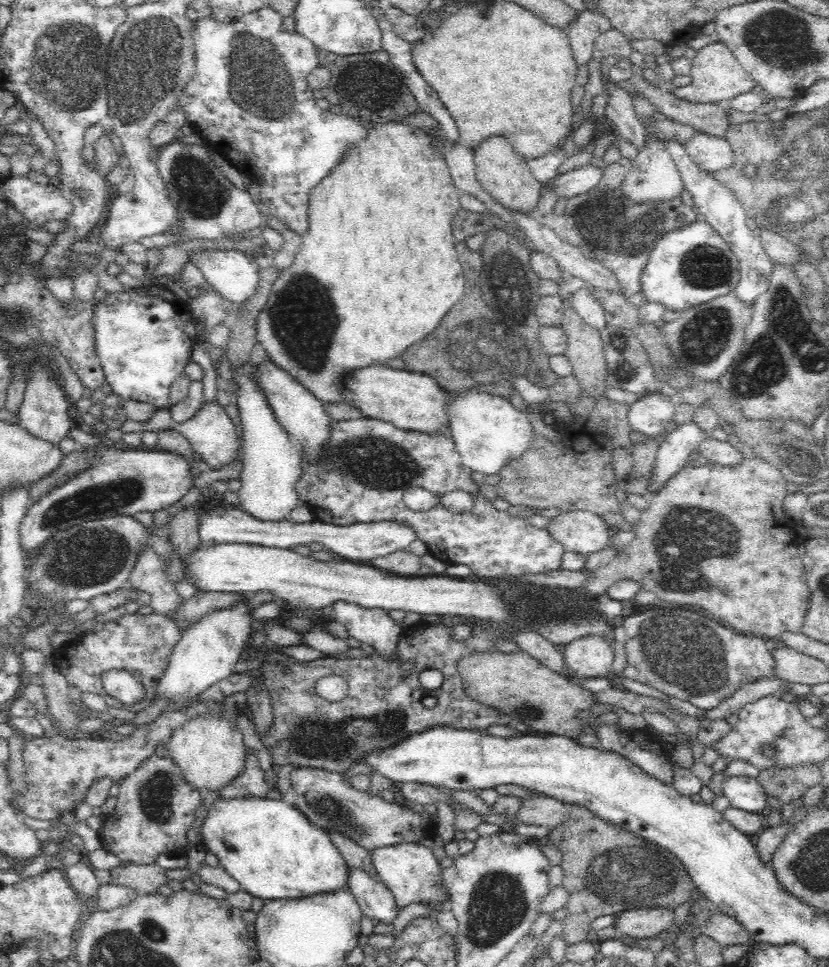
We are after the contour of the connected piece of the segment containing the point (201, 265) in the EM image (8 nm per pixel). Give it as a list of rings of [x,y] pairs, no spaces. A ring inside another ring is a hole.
[[[237,249],[190,251],[188,258],[191,258],[190,262],[204,273],[204,277],[206,277],[208,283],[229,301],[242,303],[250,300],[256,294],[256,289],[260,287],[261,268],[259,268],[257,260],[247,252]]]

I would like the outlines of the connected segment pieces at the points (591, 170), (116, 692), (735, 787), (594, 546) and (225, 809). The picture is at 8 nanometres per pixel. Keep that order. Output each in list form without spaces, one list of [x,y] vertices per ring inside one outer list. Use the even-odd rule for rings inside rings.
[[[593,161],[558,175],[554,178],[554,187],[559,198],[567,197],[570,199],[598,186],[602,176],[604,176],[604,168],[597,166]]]
[[[111,669],[102,674],[105,690],[123,704],[136,704],[144,698],[144,687],[138,678],[123,669]]]
[[[748,775],[726,776],[723,793],[732,806],[745,812],[762,812],[766,806],[766,789],[757,777]]]
[[[588,510],[562,511],[548,522],[552,538],[565,550],[581,555],[600,552],[609,546],[609,526],[598,514]]]
[[[267,795],[219,797],[208,808],[200,824],[199,844],[217,857],[220,867],[241,884],[241,889],[256,898],[268,900],[307,897],[347,887],[347,862],[322,828],[317,828],[289,798],[274,799]]]

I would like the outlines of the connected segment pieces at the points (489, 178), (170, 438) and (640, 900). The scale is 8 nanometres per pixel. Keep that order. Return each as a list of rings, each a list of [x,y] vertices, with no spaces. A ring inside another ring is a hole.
[[[491,136],[473,150],[475,171],[484,190],[499,204],[514,213],[535,213],[541,199],[543,184],[531,173],[527,161],[504,137]]]
[[[160,430],[157,432],[156,446],[160,451],[179,454],[189,462],[189,472],[192,475],[192,484],[196,482],[204,470],[199,454],[194,450],[192,443],[184,435],[174,430]]]
[[[570,804],[570,819],[561,826],[552,829],[547,838],[562,849],[563,881],[562,886],[568,892],[567,916],[562,925],[561,934],[567,944],[585,940],[589,933],[589,924],[598,916],[618,914],[634,908],[670,908],[689,902],[696,892],[696,886],[686,867],[676,855],[654,842],[635,836],[625,829],[617,828],[610,822],[596,817],[588,808]]]

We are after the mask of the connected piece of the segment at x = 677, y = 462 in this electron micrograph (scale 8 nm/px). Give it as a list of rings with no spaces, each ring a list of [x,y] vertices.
[[[693,420],[678,425],[675,430],[668,433],[658,448],[649,495],[656,494],[660,486],[664,486],[664,482],[682,468],[684,461],[690,458],[692,450],[708,438],[712,438],[711,433],[702,429]]]

